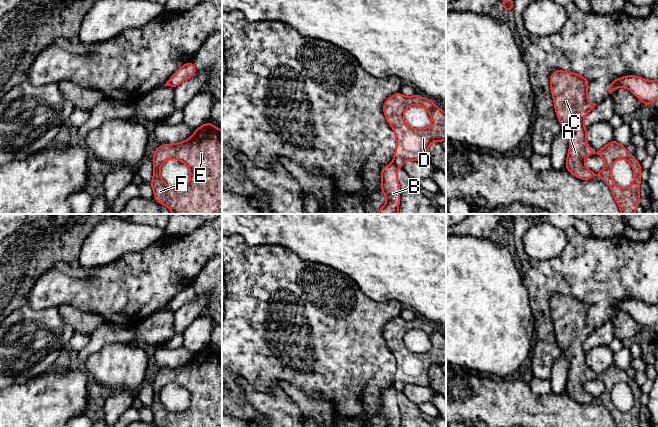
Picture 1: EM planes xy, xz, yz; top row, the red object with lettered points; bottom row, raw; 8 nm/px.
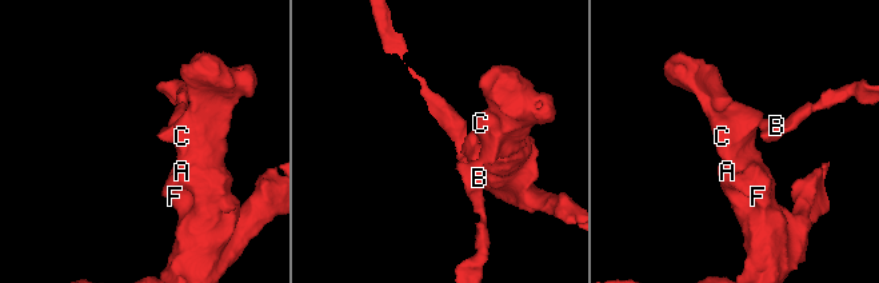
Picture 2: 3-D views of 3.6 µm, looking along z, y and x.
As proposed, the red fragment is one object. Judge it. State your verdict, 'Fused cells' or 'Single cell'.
Fused cells

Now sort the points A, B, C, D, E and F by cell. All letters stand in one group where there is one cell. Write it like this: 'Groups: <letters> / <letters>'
Groups: A C D E F / B

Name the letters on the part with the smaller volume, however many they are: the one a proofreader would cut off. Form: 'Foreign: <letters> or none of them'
Foreign: B

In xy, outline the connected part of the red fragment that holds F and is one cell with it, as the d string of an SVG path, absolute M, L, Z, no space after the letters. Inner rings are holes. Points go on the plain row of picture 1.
M210 346L195 353L194 358L187 364L176 368L162 368L153 379L153 403L150 406L154 415L154 424L158 427L222 427L222 354ZM168 383L176 383L190 393L190 405L181 412L171 412L160 400L161 389Z

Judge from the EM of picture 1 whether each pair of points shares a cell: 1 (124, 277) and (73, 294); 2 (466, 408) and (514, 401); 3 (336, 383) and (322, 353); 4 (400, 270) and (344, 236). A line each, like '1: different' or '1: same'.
1: same
2: same
3: same
4: same

